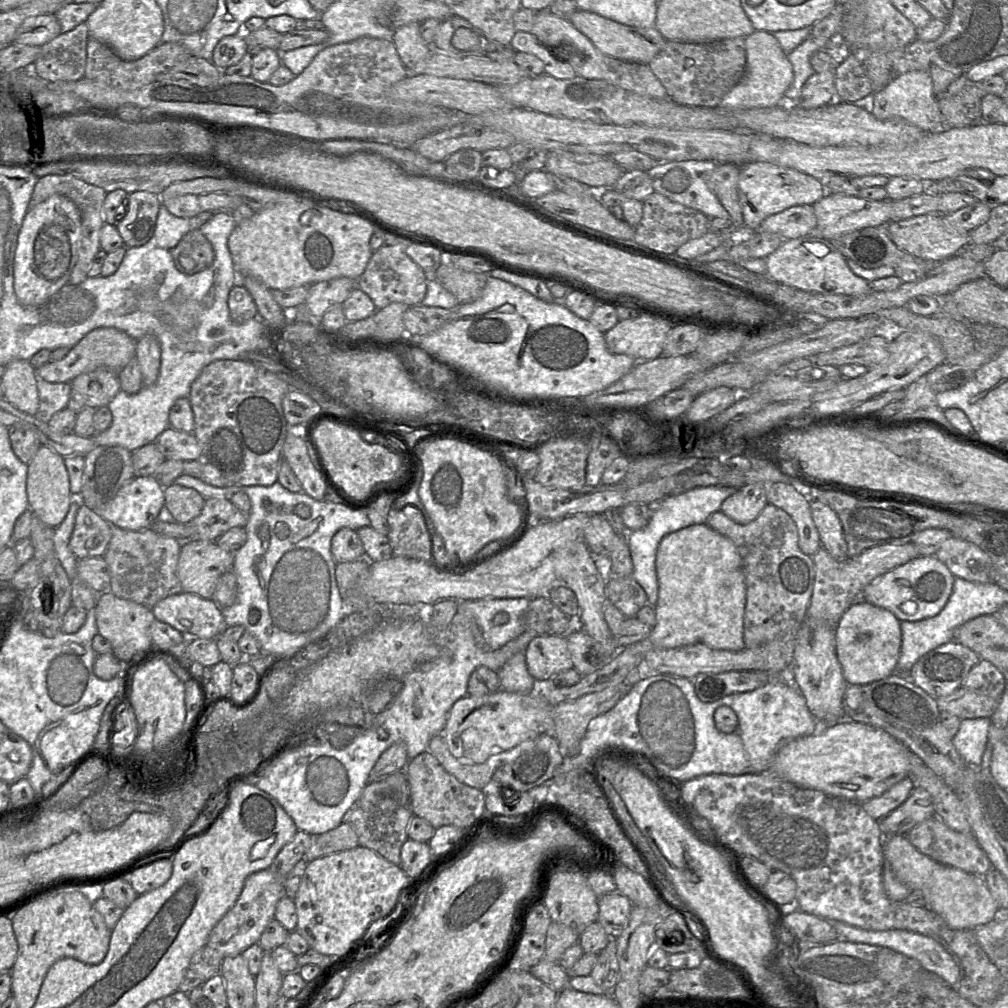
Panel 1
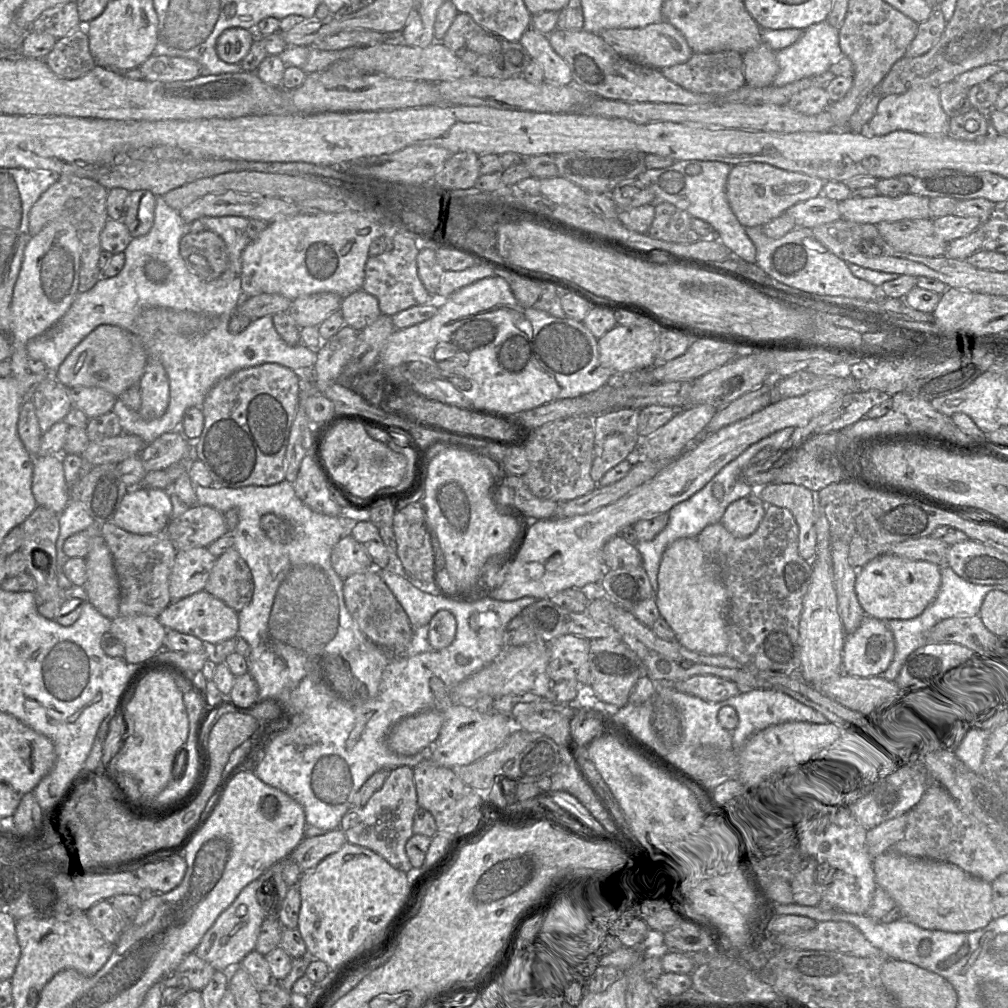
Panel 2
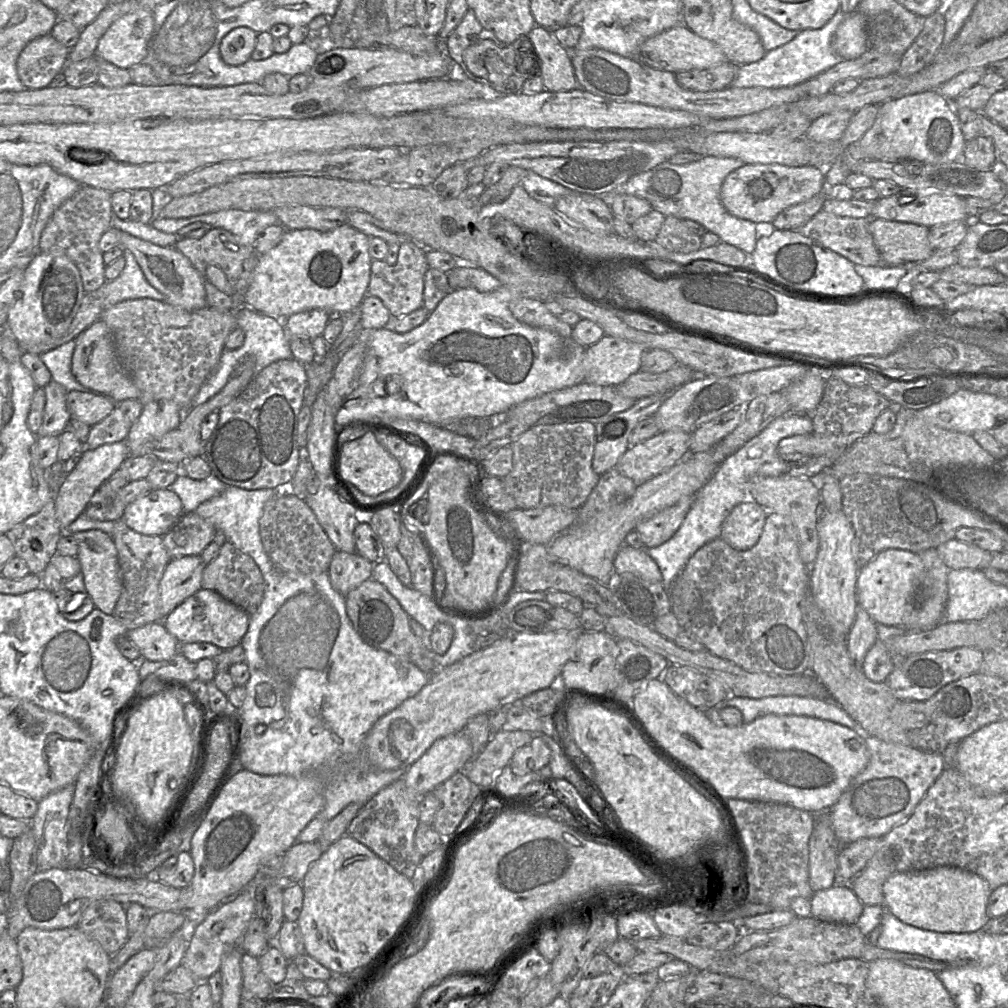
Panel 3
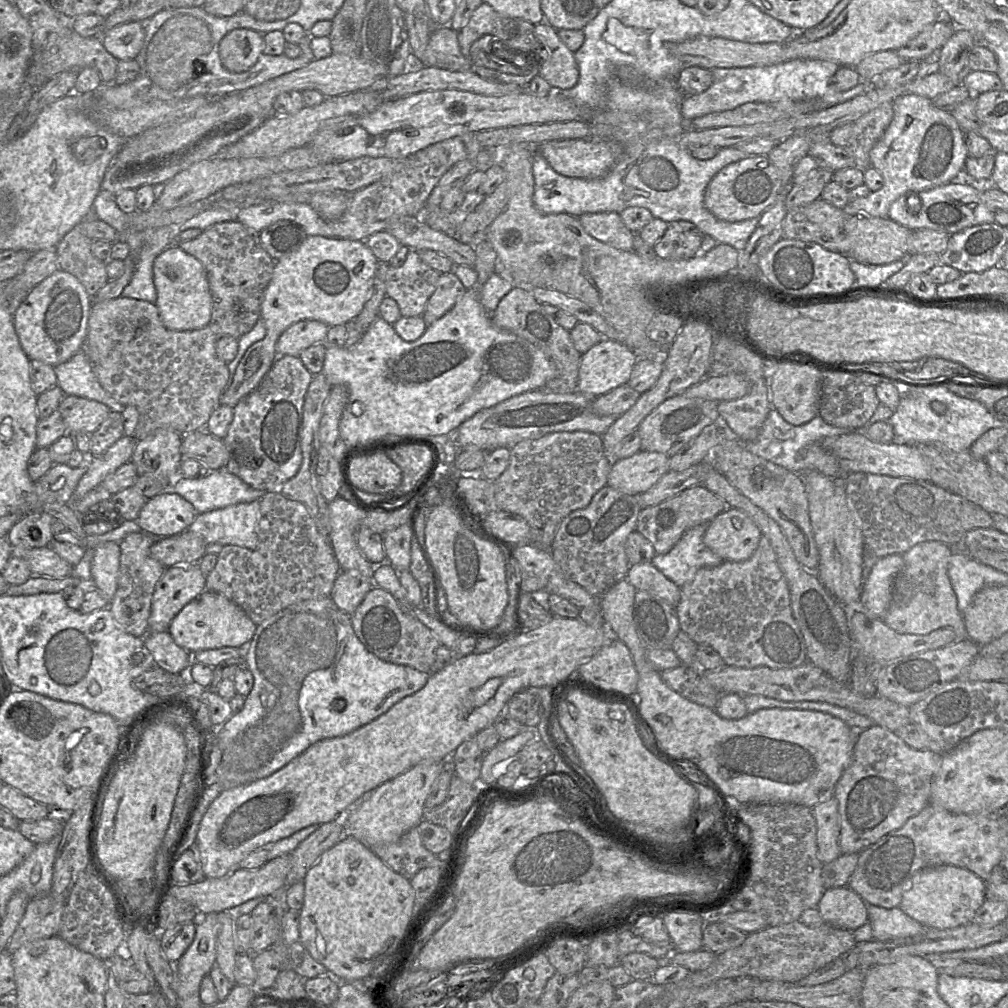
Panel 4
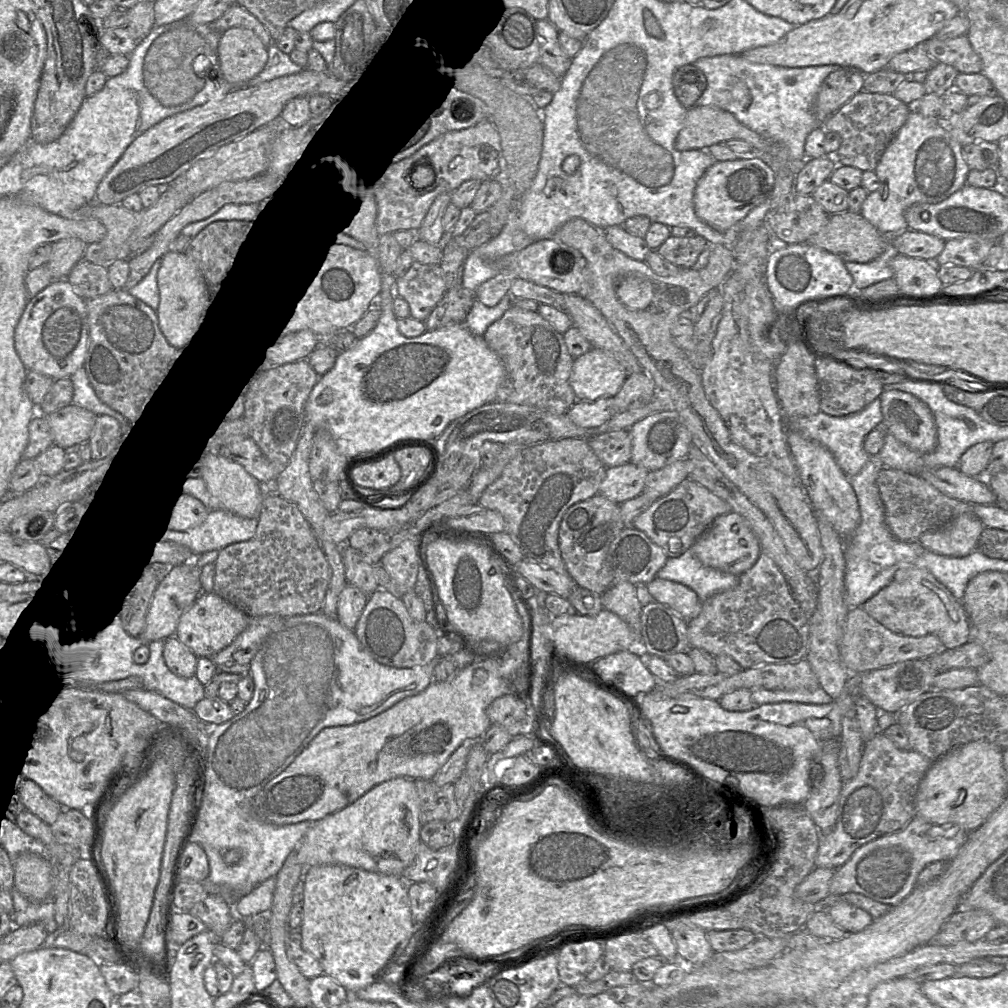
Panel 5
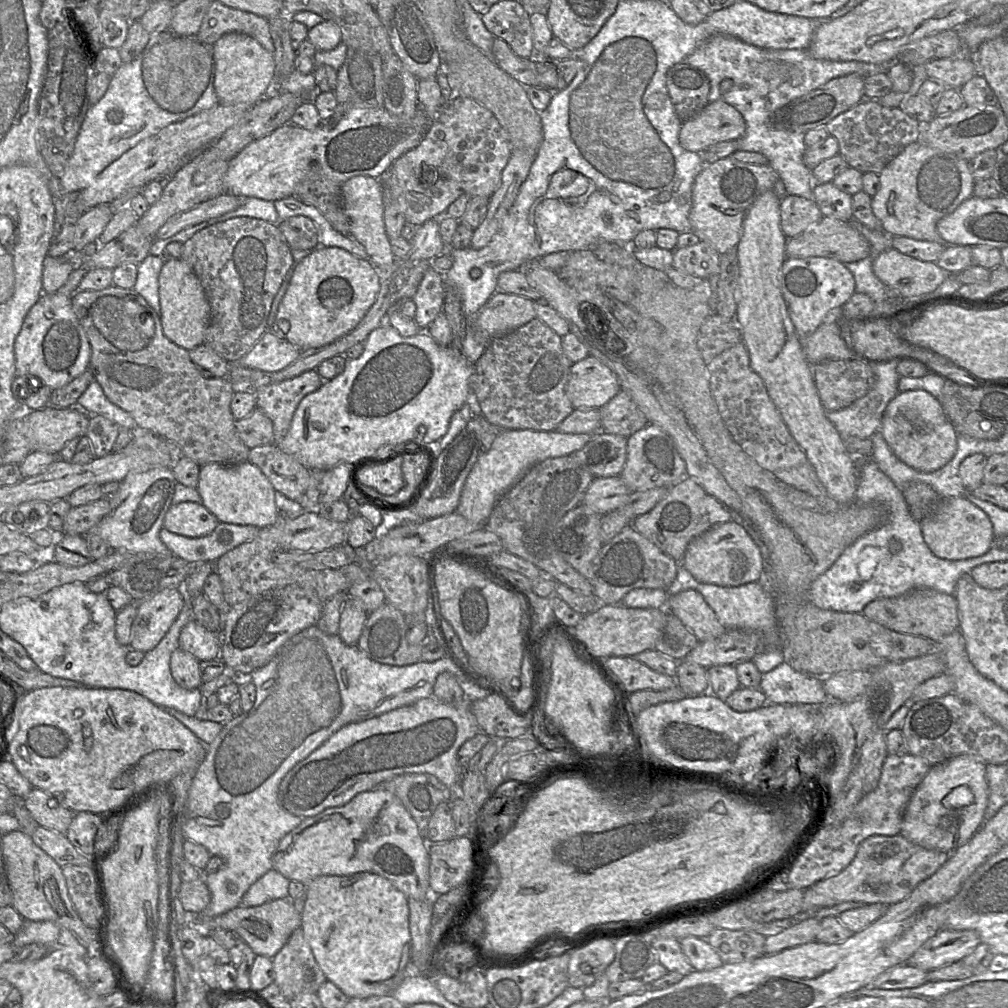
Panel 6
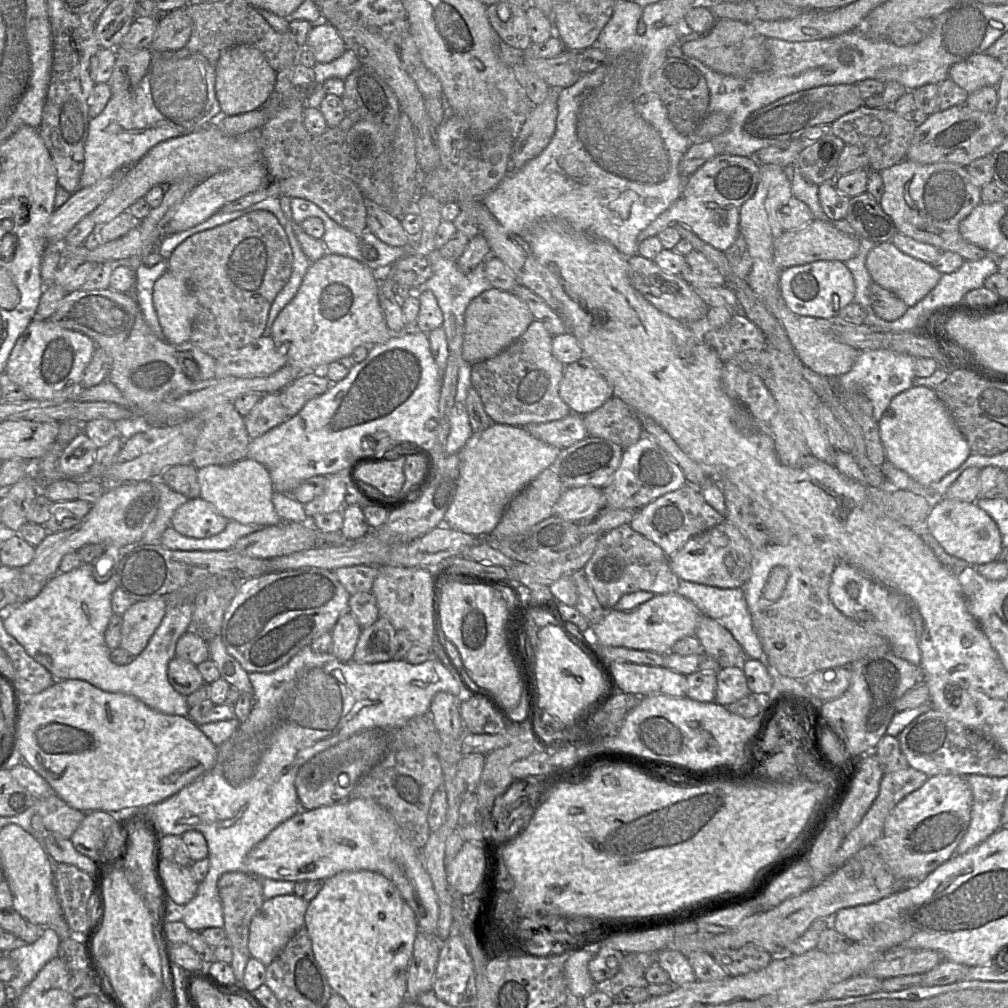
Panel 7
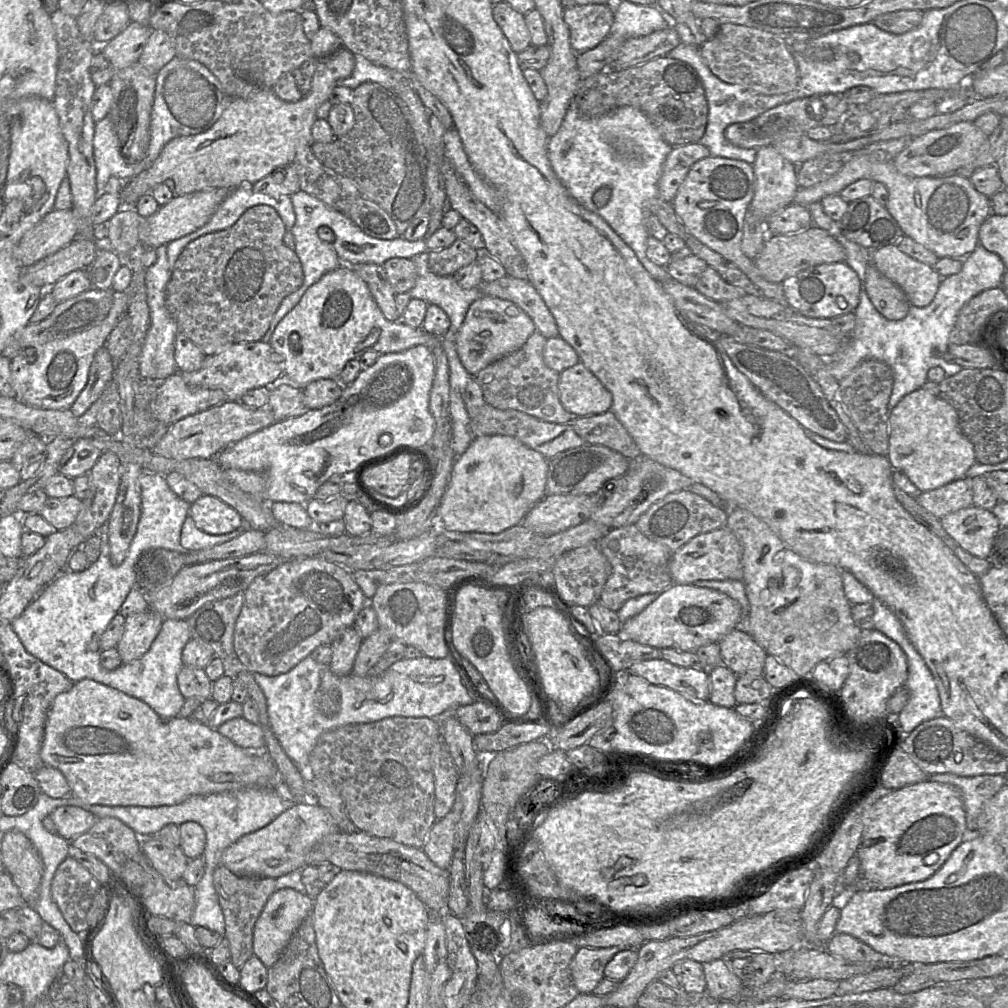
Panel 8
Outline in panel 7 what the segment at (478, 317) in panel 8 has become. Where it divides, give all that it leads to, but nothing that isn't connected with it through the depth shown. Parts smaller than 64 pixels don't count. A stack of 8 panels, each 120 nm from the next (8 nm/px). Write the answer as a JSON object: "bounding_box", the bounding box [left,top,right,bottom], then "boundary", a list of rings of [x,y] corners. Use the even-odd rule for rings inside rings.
{"bounding_box":[462,288,534,365],"boundary":[[[490,288],[474,298],[465,311],[462,357],[471,365],[489,359],[517,340],[534,321],[527,304],[511,292]]]}

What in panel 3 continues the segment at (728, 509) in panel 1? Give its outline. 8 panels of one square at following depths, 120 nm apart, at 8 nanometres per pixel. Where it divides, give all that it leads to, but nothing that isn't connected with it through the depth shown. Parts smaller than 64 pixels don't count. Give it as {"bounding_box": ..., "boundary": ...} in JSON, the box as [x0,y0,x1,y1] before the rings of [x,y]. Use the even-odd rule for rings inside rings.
{"bounding_box":[720,500,767,550],"boundary":[[[754,500],[736,504],[721,525],[720,538],[736,550],[748,550],[759,540],[767,511]]]}

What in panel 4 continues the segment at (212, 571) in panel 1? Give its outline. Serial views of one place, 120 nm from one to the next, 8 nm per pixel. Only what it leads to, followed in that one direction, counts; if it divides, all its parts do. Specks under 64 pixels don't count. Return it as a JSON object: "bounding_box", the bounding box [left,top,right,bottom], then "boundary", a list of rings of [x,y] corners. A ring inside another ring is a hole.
{"bounding_box":[149,564,206,632],"boundary":[[[198,564],[166,568],[152,596],[149,632],[168,631],[174,617],[205,589],[206,577]]]}

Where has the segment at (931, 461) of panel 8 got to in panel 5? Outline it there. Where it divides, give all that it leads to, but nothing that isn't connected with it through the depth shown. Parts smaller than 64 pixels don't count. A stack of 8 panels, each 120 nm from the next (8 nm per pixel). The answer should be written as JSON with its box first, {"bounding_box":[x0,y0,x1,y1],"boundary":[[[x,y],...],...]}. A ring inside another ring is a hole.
{"bounding_box":[880,390,937,454],"boundary":[[[883,390],[880,395],[886,433],[910,449],[925,454],[937,444],[937,428],[929,407],[912,394]]]}

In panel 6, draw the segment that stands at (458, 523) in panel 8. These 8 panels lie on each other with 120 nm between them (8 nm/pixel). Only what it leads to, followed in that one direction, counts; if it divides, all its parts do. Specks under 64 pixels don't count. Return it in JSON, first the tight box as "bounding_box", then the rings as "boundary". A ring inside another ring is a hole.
{"bounding_box":[456,427,604,524],"boundary":[[[601,427],[590,433],[567,434],[558,431],[501,430],[490,449],[480,453],[462,489],[456,512],[474,524],[485,524],[496,501],[516,484],[534,465],[548,459],[568,456],[589,440],[604,434]]]}

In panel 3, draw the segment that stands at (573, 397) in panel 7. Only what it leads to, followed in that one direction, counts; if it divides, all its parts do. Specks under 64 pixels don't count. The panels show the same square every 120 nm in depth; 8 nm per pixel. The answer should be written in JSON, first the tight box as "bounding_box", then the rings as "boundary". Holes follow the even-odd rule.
{"bounding_box":[584,335,643,386],"boundary":[[[604,335],[595,344],[586,347],[584,366],[584,382],[599,386],[618,386],[632,374],[640,371],[643,346],[613,336]]]}

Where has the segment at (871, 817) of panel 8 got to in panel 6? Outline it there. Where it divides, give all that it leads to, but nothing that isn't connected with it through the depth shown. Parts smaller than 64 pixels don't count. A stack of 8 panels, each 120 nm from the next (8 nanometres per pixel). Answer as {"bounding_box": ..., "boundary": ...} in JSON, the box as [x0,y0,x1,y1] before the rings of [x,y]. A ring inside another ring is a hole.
{"bounding_box":[900,755,989,853],"boundary":[[[969,755],[931,766],[905,809],[900,834],[923,848],[948,853],[966,844],[985,822],[989,796],[986,769],[985,763]]]}

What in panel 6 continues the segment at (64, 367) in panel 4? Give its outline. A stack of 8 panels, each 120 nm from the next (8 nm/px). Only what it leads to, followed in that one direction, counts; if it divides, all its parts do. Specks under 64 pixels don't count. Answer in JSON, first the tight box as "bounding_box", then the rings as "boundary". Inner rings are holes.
{"bounding_box":[76,380,137,433],"boundary":[[[96,380],[92,381],[83,394],[77,399],[76,407],[88,415],[100,415],[117,424],[120,428],[137,433],[134,418],[127,411],[110,402]]]}

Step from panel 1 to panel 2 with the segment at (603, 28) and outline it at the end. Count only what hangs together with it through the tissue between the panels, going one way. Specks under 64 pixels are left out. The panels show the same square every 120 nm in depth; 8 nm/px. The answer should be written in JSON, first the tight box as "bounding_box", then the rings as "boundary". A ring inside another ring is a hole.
{"bounding_box":[598,21,694,69],"boundary":[[[668,21],[650,24],[643,28],[611,28],[598,34],[615,52],[637,64],[663,69],[687,62],[694,52],[683,34]]]}

